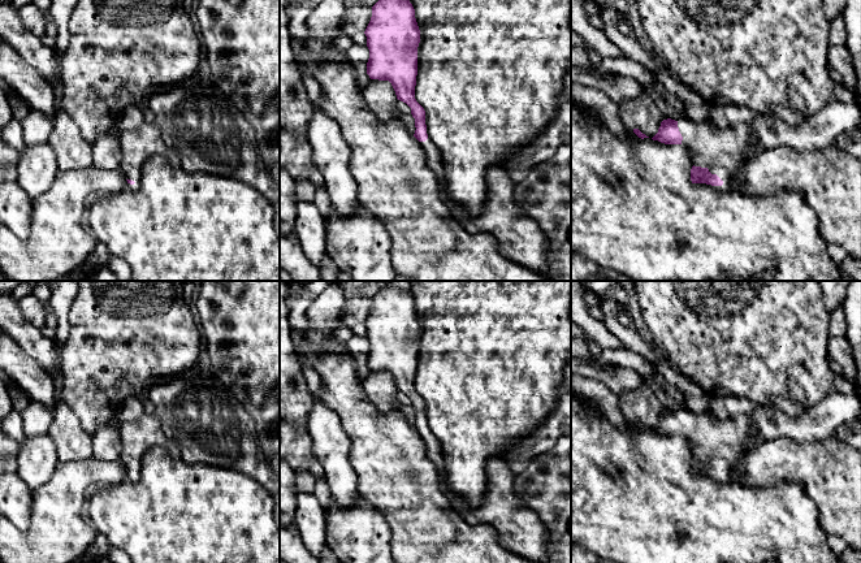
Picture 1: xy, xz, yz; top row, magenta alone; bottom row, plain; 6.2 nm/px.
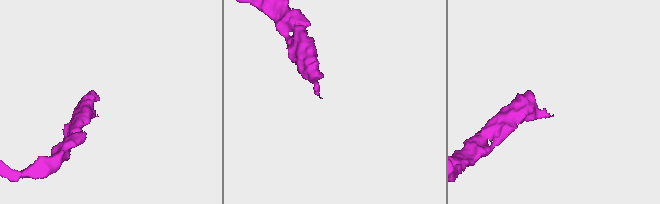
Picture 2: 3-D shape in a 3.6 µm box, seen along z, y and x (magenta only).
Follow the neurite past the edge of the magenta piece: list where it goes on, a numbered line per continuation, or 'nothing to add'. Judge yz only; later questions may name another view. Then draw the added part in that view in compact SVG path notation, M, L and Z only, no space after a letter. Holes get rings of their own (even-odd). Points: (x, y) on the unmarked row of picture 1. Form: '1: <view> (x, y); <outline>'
1: yz (723, 442); M680 411L678 419L683 428L682 437L693 446L693 456L708 459L723 472L715 480L731 482L735 467L750 450L748 438L757 433L752 416L719 420L710 412Z

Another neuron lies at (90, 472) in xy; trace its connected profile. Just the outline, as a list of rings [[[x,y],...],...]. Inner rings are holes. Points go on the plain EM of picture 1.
[[[92,456],[88,459],[65,462],[56,465],[51,480],[34,489],[31,495],[31,521],[26,530],[20,530],[5,517],[0,517],[0,562],[1,563],[73,563],[94,545],[96,529],[82,519],[87,503],[88,491],[100,484],[117,485],[127,480],[127,472],[120,462],[100,462]]]

